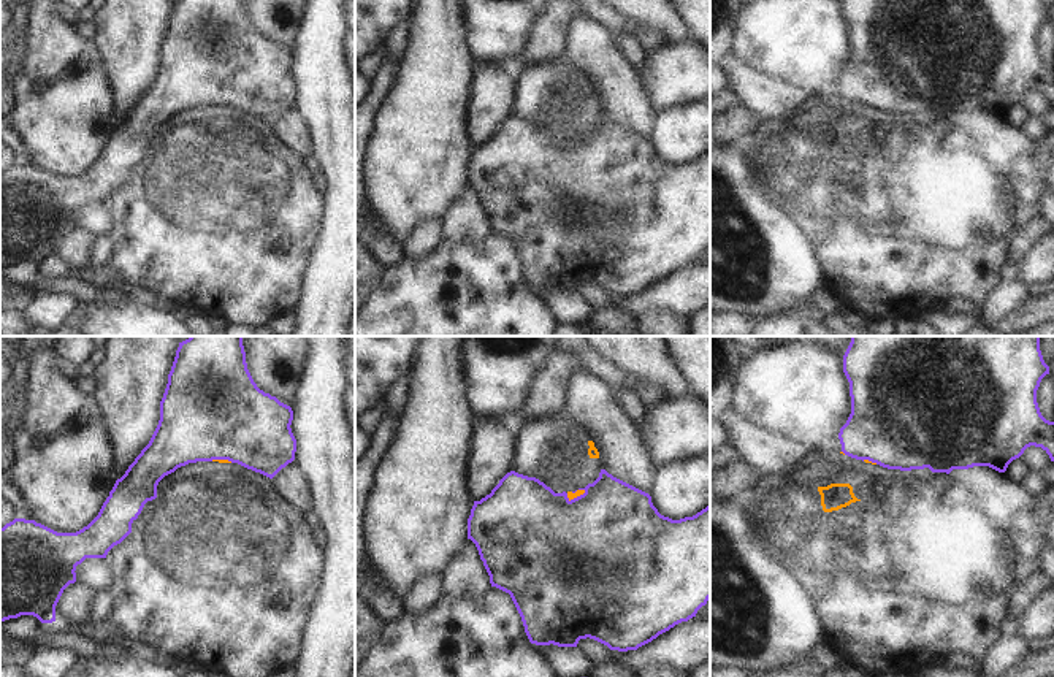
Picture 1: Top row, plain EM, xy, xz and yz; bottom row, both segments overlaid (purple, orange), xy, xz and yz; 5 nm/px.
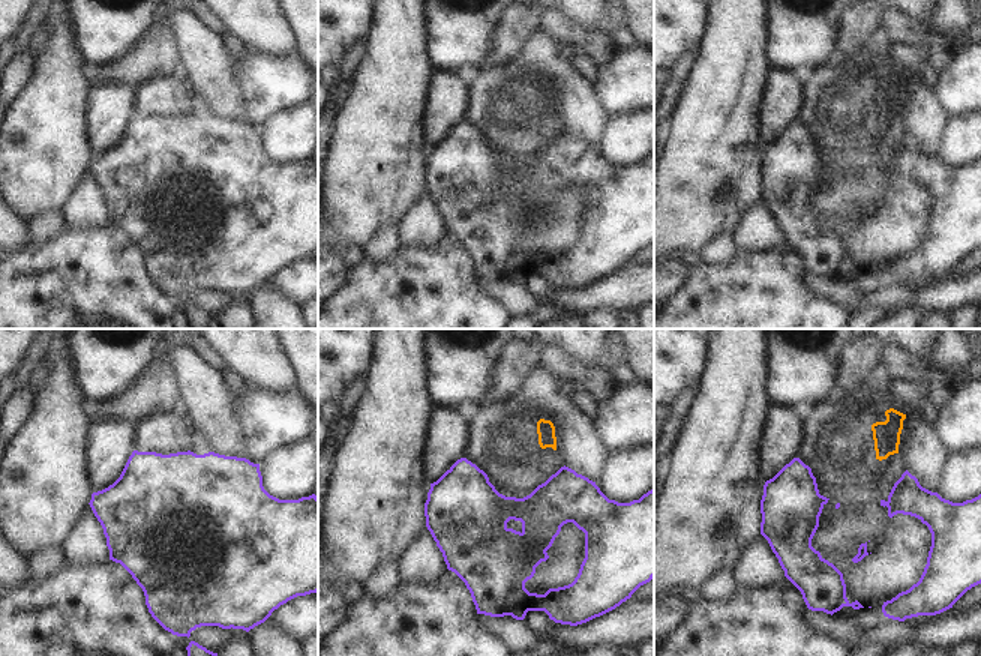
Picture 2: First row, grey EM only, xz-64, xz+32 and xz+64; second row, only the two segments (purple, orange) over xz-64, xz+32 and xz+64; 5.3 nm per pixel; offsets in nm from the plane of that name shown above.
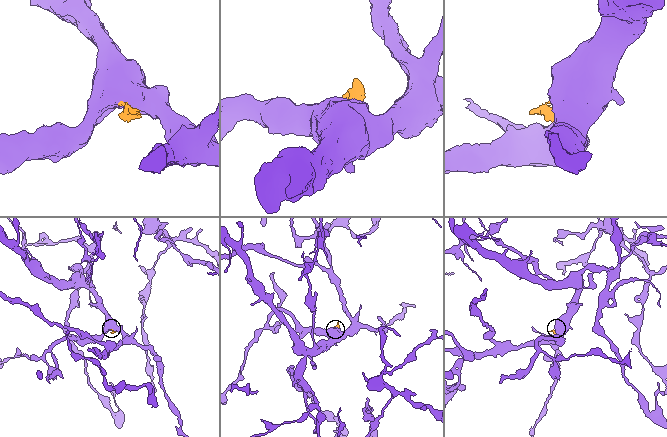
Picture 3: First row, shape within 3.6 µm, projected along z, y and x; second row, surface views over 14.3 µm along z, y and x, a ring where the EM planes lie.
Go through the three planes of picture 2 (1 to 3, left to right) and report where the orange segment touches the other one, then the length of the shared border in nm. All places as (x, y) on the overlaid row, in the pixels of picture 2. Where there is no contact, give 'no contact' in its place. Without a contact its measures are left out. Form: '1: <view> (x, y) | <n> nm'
1: no contact
2: no contact
3: no contact

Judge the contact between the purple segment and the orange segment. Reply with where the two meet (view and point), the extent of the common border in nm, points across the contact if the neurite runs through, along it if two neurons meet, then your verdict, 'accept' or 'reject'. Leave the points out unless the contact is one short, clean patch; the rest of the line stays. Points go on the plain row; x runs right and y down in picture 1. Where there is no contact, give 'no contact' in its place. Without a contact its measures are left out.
meets purple in xz at (577, 141); contact 110 nm long; border along xz (585, 135), (572, 143), (566, 141); reject

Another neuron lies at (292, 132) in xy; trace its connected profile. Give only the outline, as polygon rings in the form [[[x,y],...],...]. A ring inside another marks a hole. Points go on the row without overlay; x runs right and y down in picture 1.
[[[295,106],[288,108],[271,124],[277,140],[303,159],[312,154],[309,128]]]

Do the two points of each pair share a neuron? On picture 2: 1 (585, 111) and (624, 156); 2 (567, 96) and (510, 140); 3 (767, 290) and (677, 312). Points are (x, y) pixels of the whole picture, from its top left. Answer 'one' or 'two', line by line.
1: two
2: two
3: one

